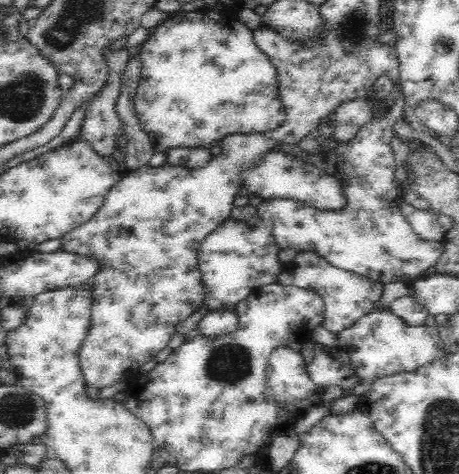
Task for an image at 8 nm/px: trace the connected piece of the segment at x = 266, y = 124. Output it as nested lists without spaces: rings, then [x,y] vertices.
[[[194,12],[169,14],[154,28],[137,49],[142,55],[142,78],[134,97],[134,112],[141,129],[150,137],[155,152],[168,152],[174,148],[205,148],[221,146],[222,142],[233,135],[261,134],[278,128],[285,117],[285,108],[278,87],[278,71],[272,61],[262,52],[254,41],[253,30],[237,19],[221,19],[217,15],[198,18]]]

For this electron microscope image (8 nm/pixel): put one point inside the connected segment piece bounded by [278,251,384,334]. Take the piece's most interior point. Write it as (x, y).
(347, 296)

